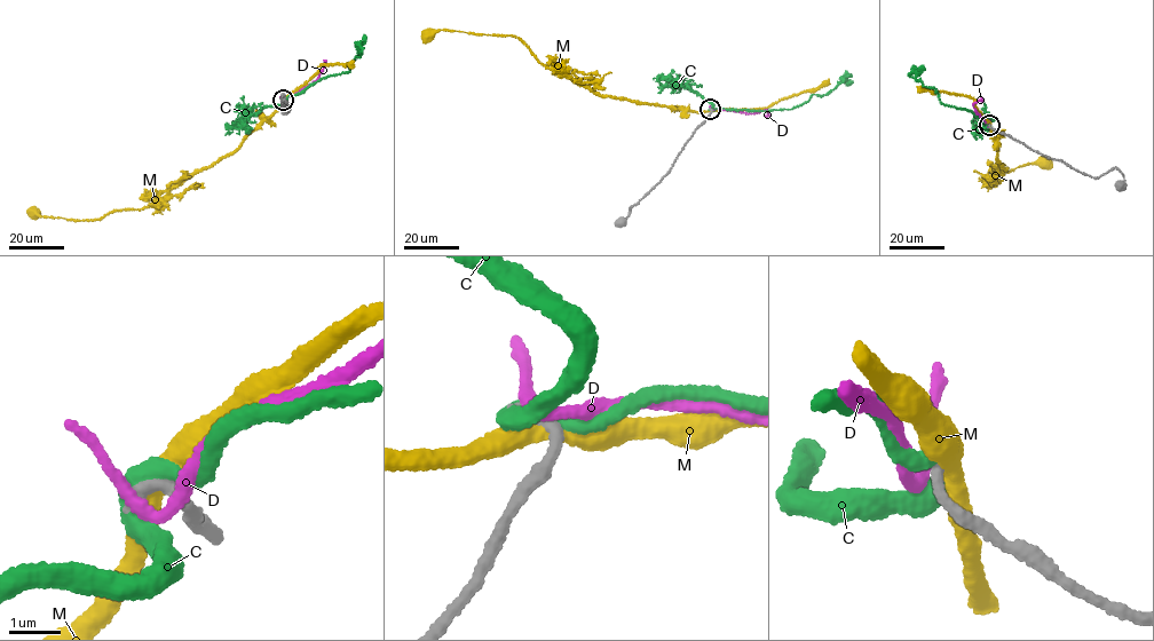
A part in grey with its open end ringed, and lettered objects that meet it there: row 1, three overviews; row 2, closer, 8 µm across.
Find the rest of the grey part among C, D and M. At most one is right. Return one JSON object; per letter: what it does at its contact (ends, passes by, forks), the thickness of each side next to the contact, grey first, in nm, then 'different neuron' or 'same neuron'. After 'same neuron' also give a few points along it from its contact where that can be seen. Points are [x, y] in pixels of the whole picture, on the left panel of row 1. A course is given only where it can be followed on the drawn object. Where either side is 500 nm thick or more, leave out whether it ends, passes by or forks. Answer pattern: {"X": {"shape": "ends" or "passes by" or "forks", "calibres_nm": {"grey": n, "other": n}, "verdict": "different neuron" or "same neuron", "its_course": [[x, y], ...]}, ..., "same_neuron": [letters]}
{"C": {"shape": "passes by", "calibres_nm": {"grey": 280, "other": 360}, "verdict": "same neuron", "its_course": [[283, 100], [326, 77], [348, 72], [347, 63], [360, 56], [364, 34]]}, "D": {"shape": "passes by", "calibres_nm": {"grey": 280, "other": 220}, "verdict": "different neuron"}, "M": {"shape": "passes by", "calibres_nm": {"grey": 300, "other": 400}, "verdict": "different neuron"}, "same_neuron": ["C"]}

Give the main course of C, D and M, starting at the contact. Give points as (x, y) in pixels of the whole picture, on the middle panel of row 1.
C: (710, 109), (790, 110), (812, 95), (831, 90), (844, 79), (851, 82)
D: (710, 109), (747, 113), (764, 110), (766, 116)
M: (711, 110), (684, 111), (605, 96), (539, 63), (522, 40), (512, 36), (444, 29), (428, 34)

